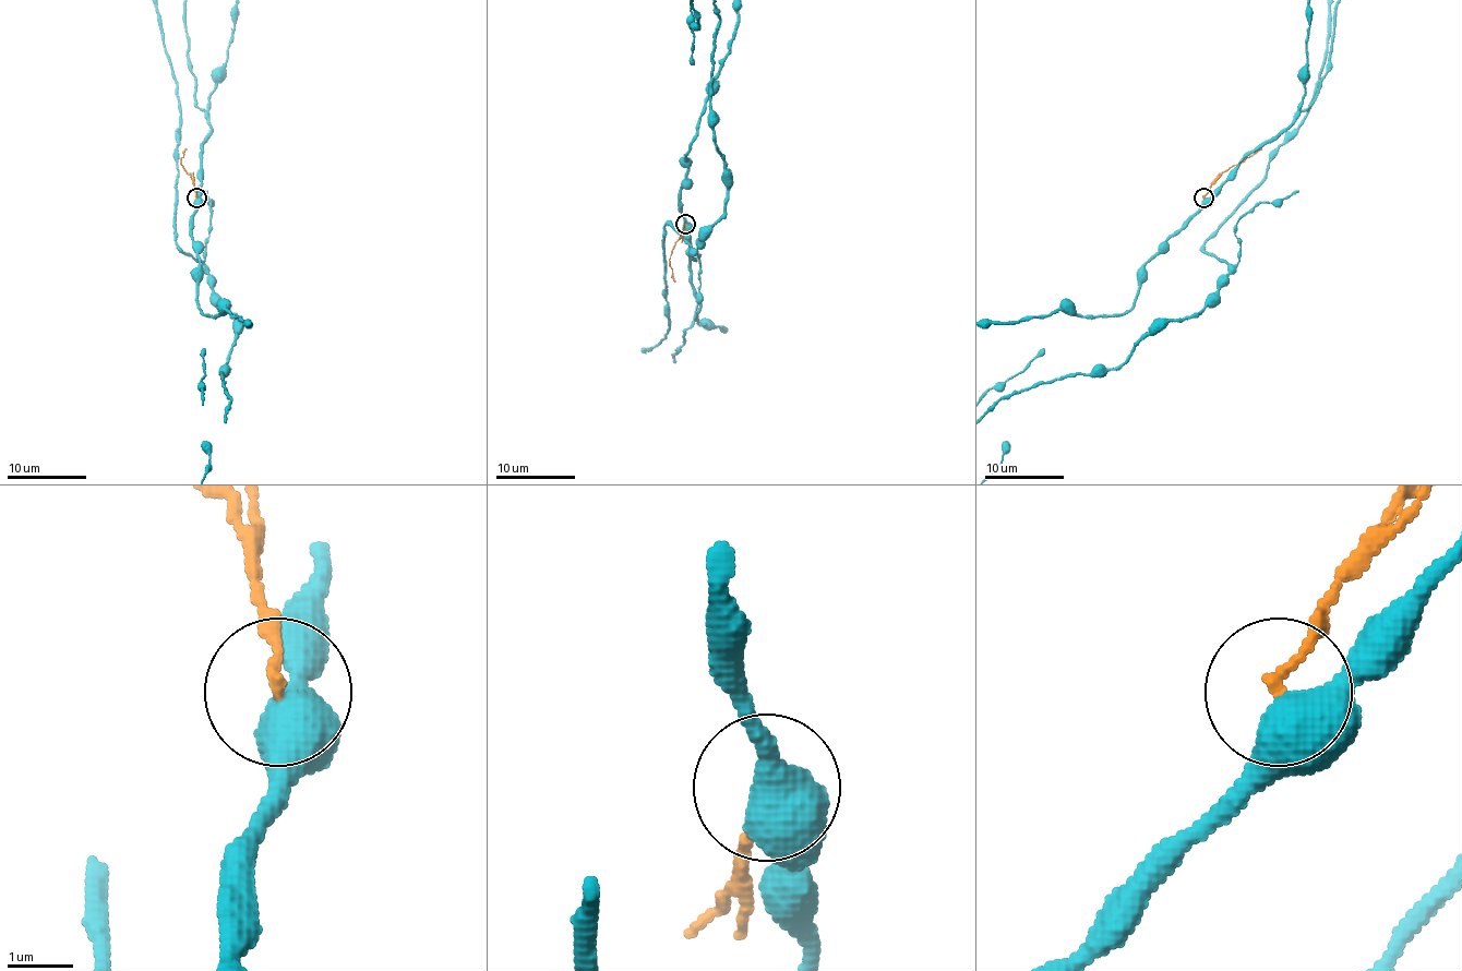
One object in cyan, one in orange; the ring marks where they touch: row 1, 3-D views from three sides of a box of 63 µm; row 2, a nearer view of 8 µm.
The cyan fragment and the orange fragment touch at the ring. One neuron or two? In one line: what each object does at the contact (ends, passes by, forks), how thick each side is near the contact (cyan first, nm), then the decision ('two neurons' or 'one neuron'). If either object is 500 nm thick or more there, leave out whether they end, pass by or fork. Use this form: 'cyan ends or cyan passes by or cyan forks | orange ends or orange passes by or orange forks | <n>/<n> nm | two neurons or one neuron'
cyan passes by | orange ends | 460/140 nm | two neurons

